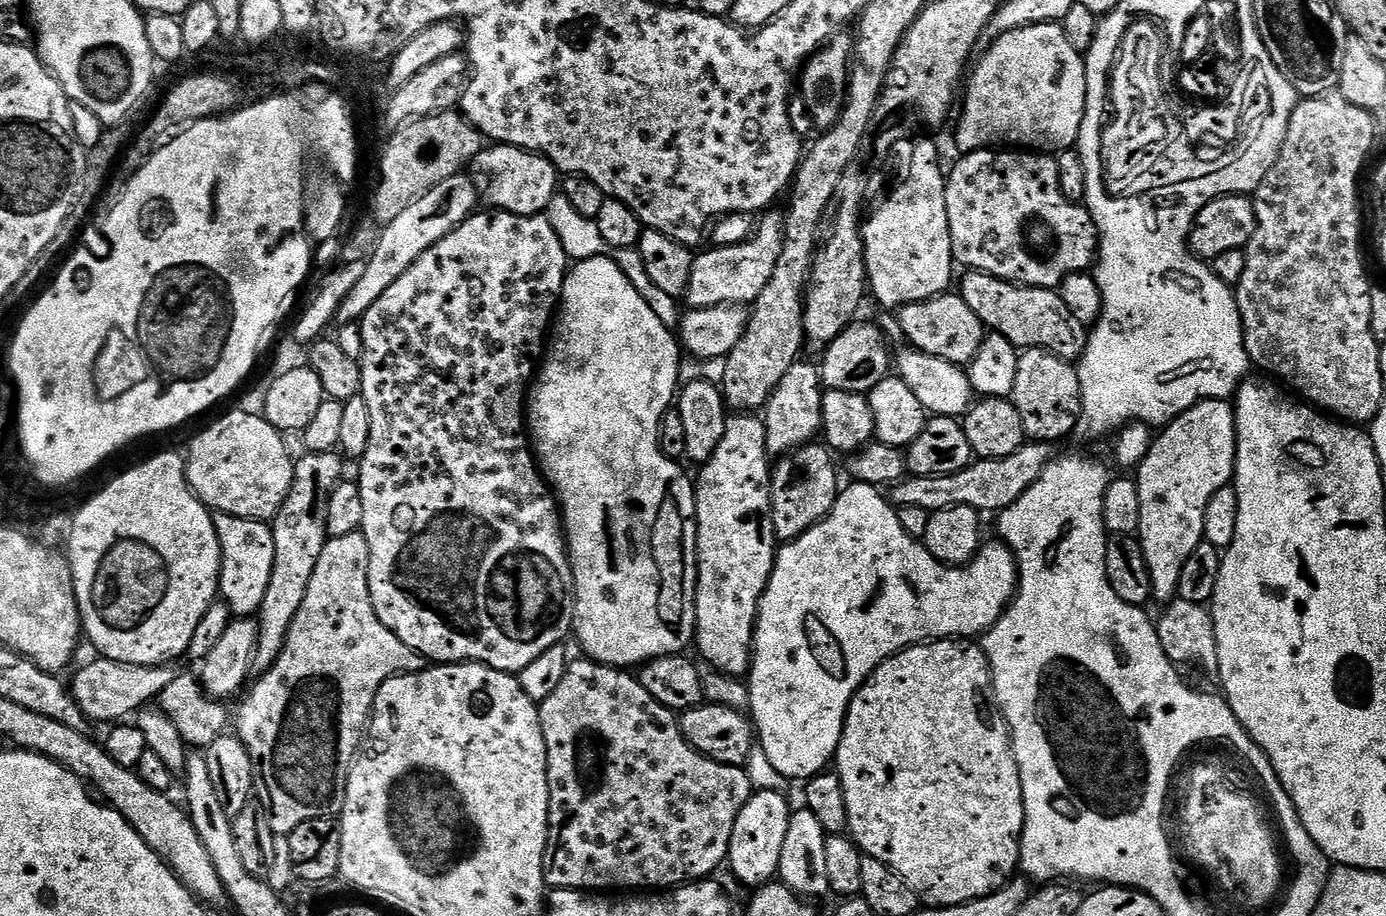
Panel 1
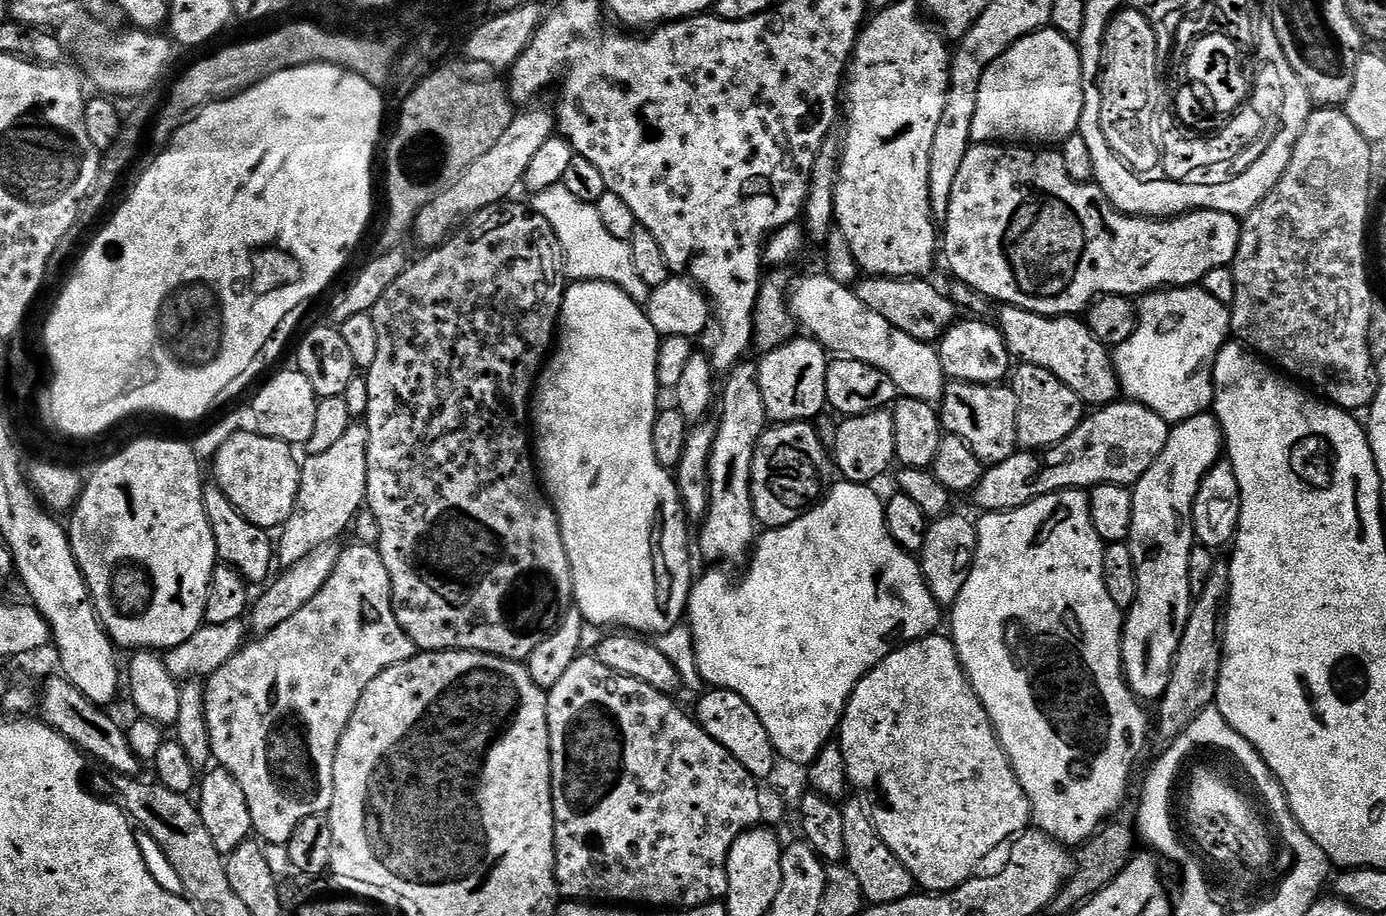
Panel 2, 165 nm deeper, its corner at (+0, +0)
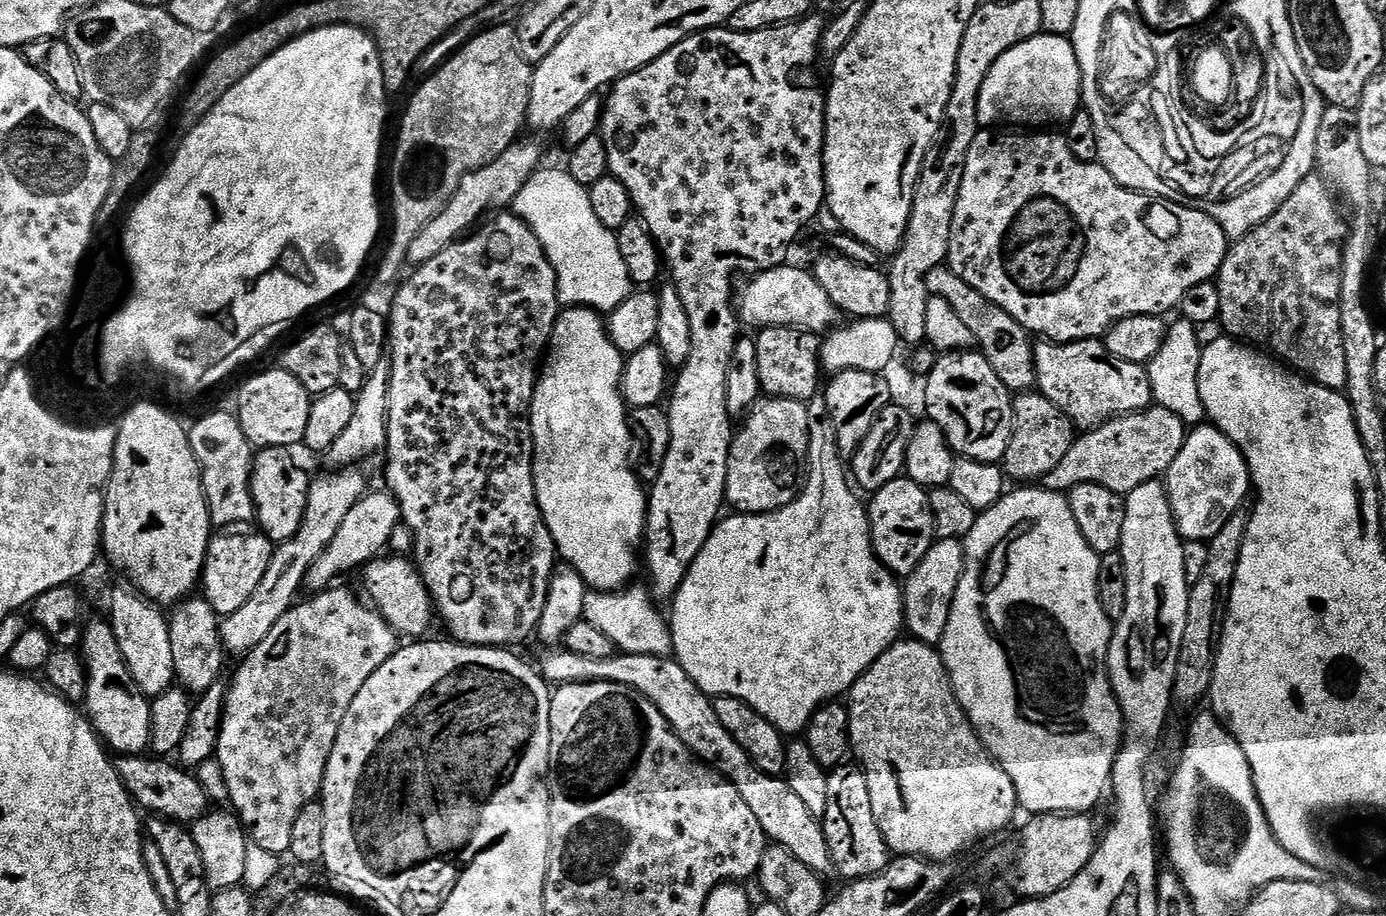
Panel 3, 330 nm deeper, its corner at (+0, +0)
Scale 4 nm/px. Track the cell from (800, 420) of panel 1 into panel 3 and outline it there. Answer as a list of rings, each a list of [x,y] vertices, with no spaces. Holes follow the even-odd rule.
[[[766,328],[755,337],[758,346],[758,378],[767,395],[791,400],[813,400],[821,391],[821,337],[800,328]]]

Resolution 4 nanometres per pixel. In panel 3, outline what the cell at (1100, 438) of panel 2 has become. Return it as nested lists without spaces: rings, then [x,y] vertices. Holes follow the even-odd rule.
[[[1153,406],[1129,416],[1117,416],[1073,439],[1070,451],[1042,481],[1043,487],[1065,494],[1083,484],[1106,486],[1121,494],[1133,492],[1146,482],[1163,477],[1168,467],[1178,458],[1186,435],[1186,425],[1178,414]]]

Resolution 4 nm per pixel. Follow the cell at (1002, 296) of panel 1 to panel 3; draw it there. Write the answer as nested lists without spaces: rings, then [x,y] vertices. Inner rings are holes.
[[[1041,339],[1033,347],[1034,366],[1036,367],[1036,388],[1043,396],[1050,398],[1062,414],[1066,414],[1073,425],[1080,430],[1091,430],[1117,416],[1129,416],[1132,412],[1143,412],[1153,407],[1152,387],[1148,377],[1148,369],[1143,364],[1126,362],[1110,354],[1099,339],[1079,340],[1069,344],[1055,344],[1053,340]]]

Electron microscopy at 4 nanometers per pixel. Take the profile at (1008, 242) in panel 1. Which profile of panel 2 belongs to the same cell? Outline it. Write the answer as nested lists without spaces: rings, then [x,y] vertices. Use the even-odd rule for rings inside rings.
[[[972,144],[969,147],[962,167],[954,182],[954,190],[950,193],[950,206],[946,218],[942,221],[942,260],[948,263],[948,268],[955,279],[978,290],[989,301],[997,305],[1013,304],[1022,310],[1030,310],[1034,314],[1043,316],[1074,316],[1079,317],[1087,313],[1088,308],[1100,296],[1126,296],[1129,298],[1143,298],[1149,292],[1165,288],[1187,288],[1201,283],[1203,277],[1215,268],[1227,268],[1236,258],[1238,242],[1240,241],[1239,219],[1235,220],[1233,213],[1228,210],[1206,208],[1198,212],[1187,212],[1185,216],[1174,216],[1166,220],[1154,220],[1147,216],[1127,216],[1119,212],[1113,204],[1102,194],[1102,190],[1095,184],[1074,182],[1070,174],[1066,174],[1059,151],[1045,150],[1040,146],[1005,146],[998,144]]]

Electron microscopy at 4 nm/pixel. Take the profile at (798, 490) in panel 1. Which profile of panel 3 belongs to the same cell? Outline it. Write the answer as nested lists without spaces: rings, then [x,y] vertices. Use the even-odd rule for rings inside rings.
[[[765,395],[748,409],[743,417],[744,425],[735,429],[730,446],[730,458],[726,470],[724,499],[737,513],[777,512],[794,502],[806,483],[808,471],[808,447],[810,446],[810,418],[805,401]]]

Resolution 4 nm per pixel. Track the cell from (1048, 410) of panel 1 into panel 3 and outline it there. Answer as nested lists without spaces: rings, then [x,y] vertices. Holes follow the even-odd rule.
[[[1039,390],[1019,393],[1012,401],[1012,441],[1010,446],[1006,446],[1006,454],[1002,461],[1005,477],[1009,481],[1020,480],[1016,482],[1043,481],[1044,476],[1050,474],[1050,470],[1054,470],[1054,466],[1058,466],[1058,462],[1062,462],[1062,458],[1066,458],[1073,439],[1074,425],[1072,421],[1066,414],[1062,414],[1062,410],[1058,410],[1058,406],[1054,406],[1054,402],[1050,402],[1050,398],[1043,396]]]

